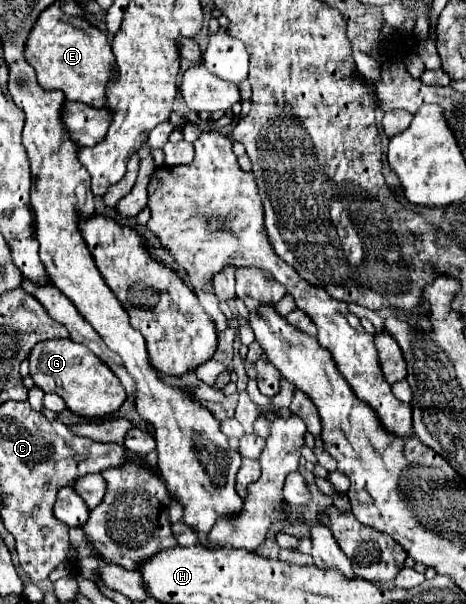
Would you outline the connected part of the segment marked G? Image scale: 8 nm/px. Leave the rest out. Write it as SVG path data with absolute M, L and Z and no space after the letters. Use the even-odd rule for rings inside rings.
M44 340L38 342L30 354L30 378L34 386L42 392L54 392L64 398L66 406L84 418L102 418L106 414L114 414L126 400L126 392L118 382L116 374L86 346L76 344L72 340Z

